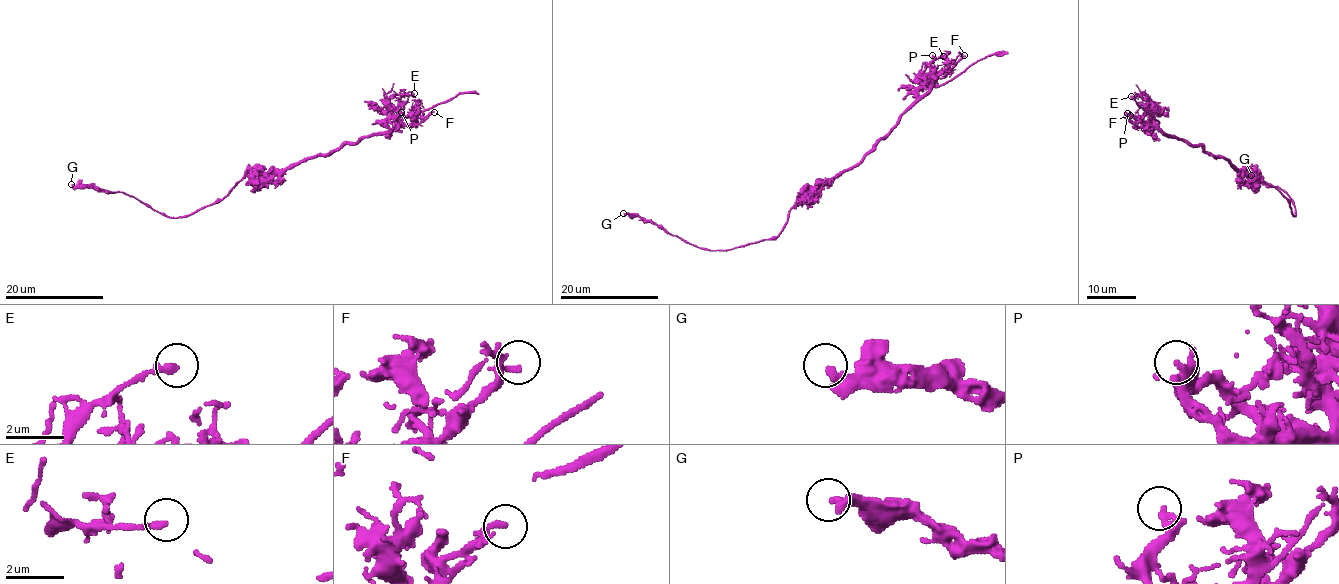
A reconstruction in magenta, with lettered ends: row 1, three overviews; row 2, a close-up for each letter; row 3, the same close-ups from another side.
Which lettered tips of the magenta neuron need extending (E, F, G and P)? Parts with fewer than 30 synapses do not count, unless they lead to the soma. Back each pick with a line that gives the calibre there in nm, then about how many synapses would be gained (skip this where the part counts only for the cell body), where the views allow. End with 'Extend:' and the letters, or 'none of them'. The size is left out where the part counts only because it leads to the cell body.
Extend: none of them

